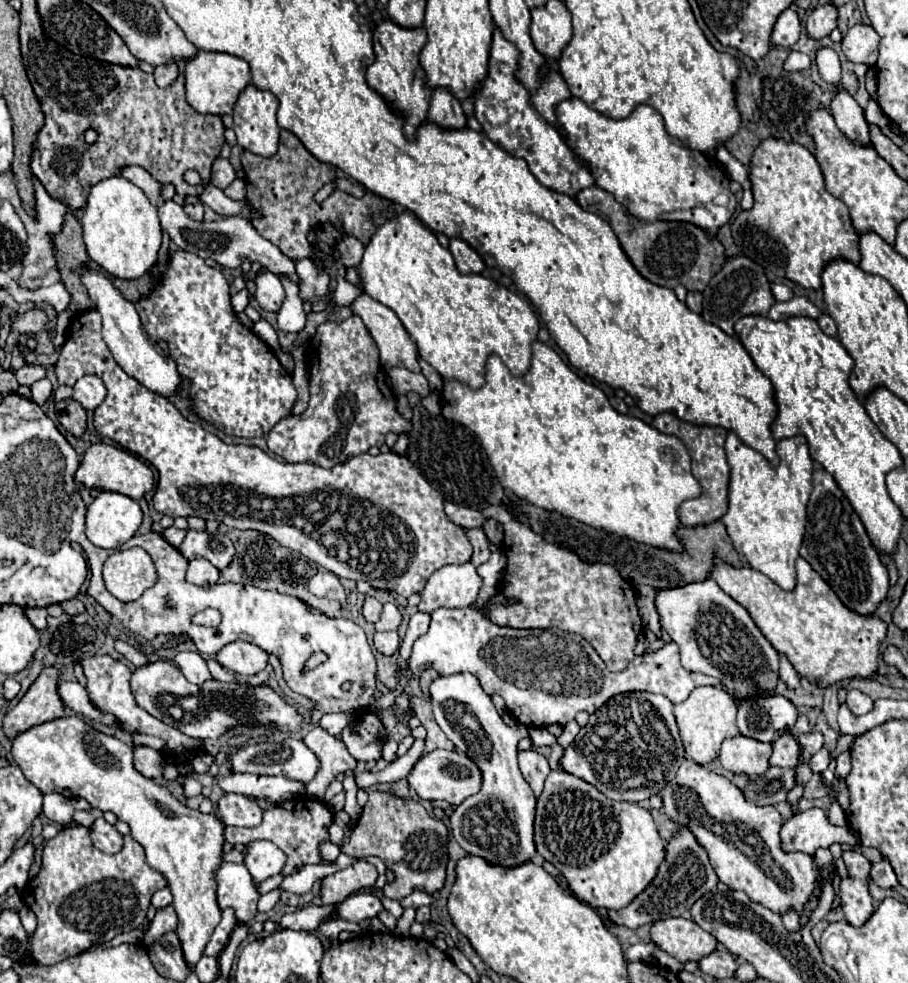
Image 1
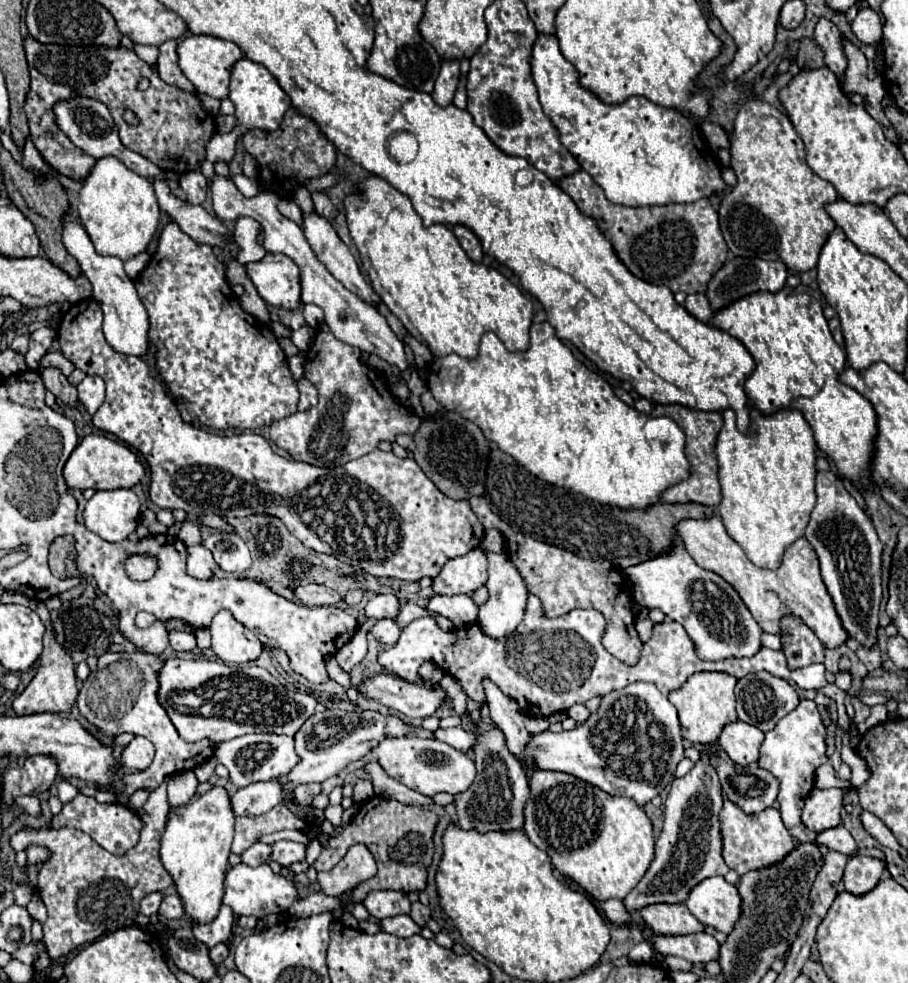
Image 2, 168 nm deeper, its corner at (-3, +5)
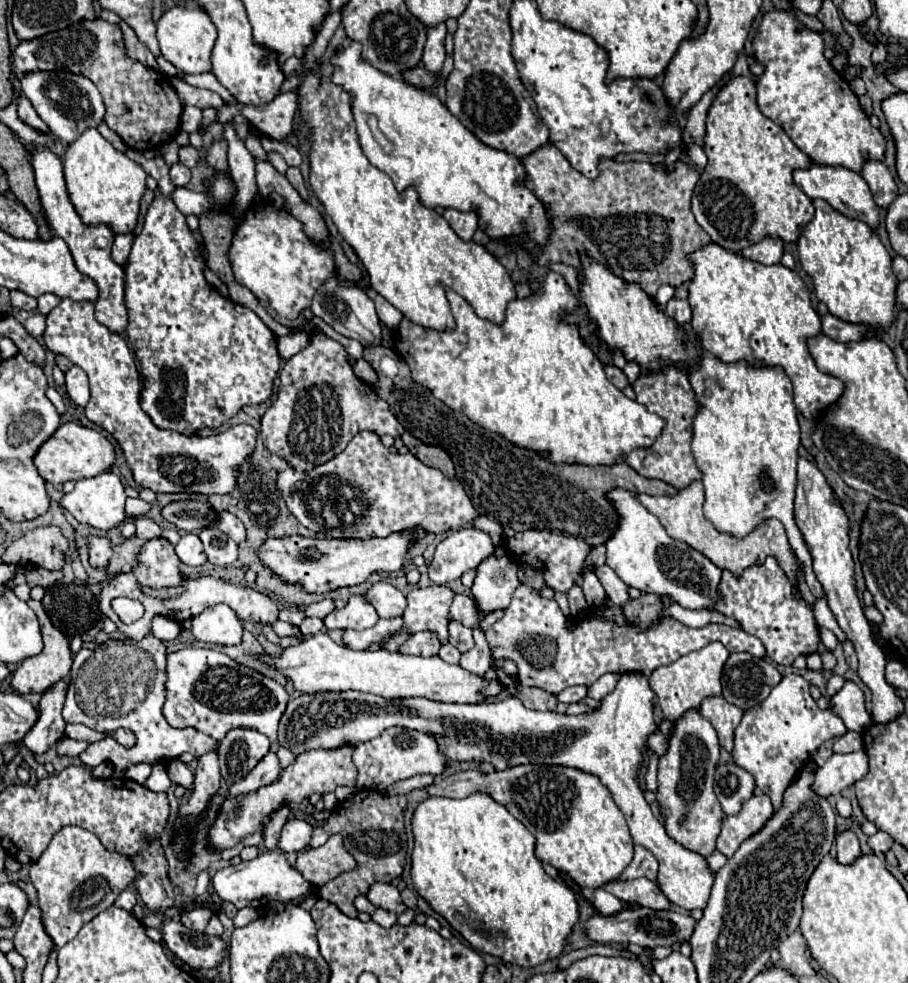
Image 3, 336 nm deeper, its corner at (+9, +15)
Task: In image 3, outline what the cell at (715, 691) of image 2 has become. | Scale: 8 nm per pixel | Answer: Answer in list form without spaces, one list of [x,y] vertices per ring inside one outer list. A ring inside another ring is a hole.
[[[710,643],[704,649],[698,649],[694,653],[688,653],[686,657],[680,657],[678,661],[654,669],[650,675],[650,687],[658,697],[658,703],[662,707],[662,713],[668,721],[676,723],[686,711],[700,709],[702,701],[708,697],[718,697],[722,693],[722,667],[728,659],[728,651],[722,643]]]

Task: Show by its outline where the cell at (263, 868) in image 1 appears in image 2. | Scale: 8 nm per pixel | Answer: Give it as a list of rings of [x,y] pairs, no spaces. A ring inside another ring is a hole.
[[[278,841],[272,845],[272,857],[270,861],[278,861],[280,865],[288,867],[292,863],[304,861],[308,851],[308,845],[304,843],[296,843],[296,841]]]

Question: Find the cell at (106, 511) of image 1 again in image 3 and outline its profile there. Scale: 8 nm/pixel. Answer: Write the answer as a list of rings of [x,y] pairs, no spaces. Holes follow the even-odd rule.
[[[106,471],[98,477],[76,481],[74,491],[66,493],[62,497],[62,507],[66,511],[70,511],[78,519],[78,523],[86,523],[100,531],[110,531],[128,519],[128,515],[124,511],[124,501],[126,501],[126,493],[124,493],[120,477],[114,475],[112,471]]]

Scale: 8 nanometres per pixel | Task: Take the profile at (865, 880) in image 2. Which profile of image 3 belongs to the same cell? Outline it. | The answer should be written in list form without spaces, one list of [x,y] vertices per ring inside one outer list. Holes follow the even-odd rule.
[[[842,831],[836,839],[836,847],[838,847],[838,861],[842,865],[852,865],[862,855],[858,839],[852,831]]]

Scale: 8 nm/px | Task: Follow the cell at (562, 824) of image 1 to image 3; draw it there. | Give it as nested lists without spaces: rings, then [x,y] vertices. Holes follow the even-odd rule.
[[[518,765],[504,771],[496,771],[492,775],[480,775],[476,769],[468,769],[448,775],[440,783],[426,787],[426,793],[432,797],[464,799],[478,789],[490,793],[494,801],[504,805],[536,837],[536,857],[542,863],[550,863],[558,871],[568,873],[580,887],[596,889],[610,881],[616,881],[626,869],[626,865],[632,861],[634,843],[624,813],[614,803],[608,787],[602,785],[602,781],[594,775],[558,765]]]

